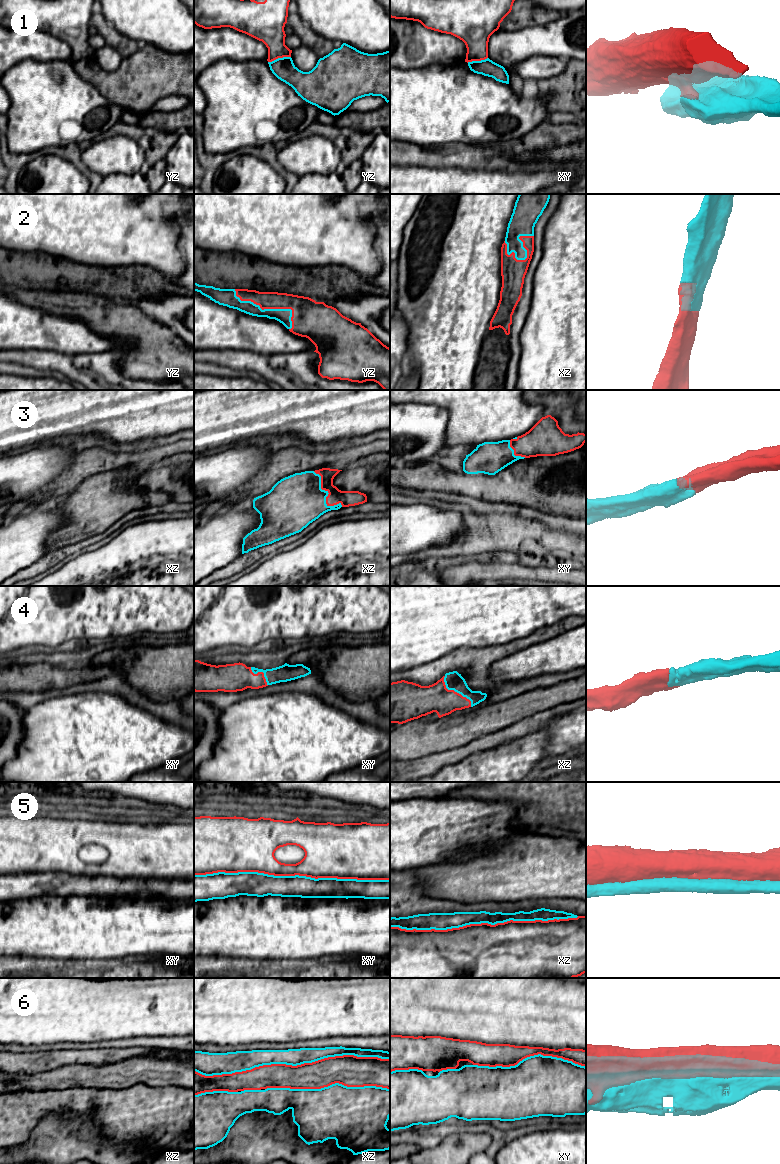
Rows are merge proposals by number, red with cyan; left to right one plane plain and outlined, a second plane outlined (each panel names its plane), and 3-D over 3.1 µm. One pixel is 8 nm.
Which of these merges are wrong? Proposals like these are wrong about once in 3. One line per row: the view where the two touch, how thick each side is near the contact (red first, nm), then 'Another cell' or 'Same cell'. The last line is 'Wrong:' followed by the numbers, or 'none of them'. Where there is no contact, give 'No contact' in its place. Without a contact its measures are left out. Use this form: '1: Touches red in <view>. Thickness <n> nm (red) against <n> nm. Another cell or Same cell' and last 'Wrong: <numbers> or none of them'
1: Touches red in yz. Thickness 240 nm (red) against 180 nm. Another cell
2: Touches red in yz. Thickness 160 nm (red) against 110 nm. Same cell
3: Touches red in xz. Thickness 130 nm (red) against 420 nm. Same cell
4: Touches red in xz. Thickness 220 nm (red) against 140 nm. Same cell
5: Touches red in xy. Thickness 260 nm (red) against 180 nm. Another cell
6: Touches red in xz. Thickness 220 nm (red) against 140 nm. Another cell
Wrong: 1, 5, 6

